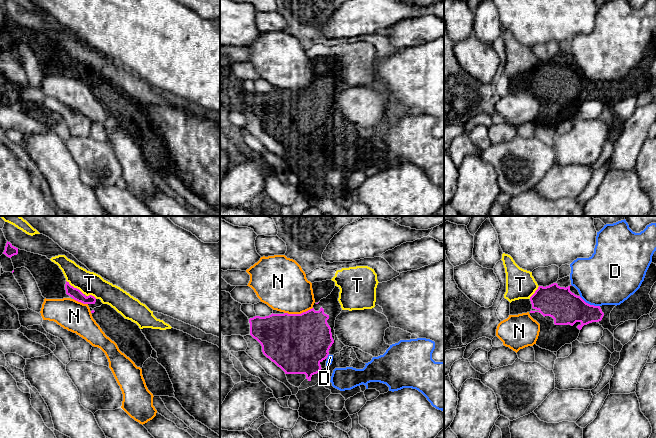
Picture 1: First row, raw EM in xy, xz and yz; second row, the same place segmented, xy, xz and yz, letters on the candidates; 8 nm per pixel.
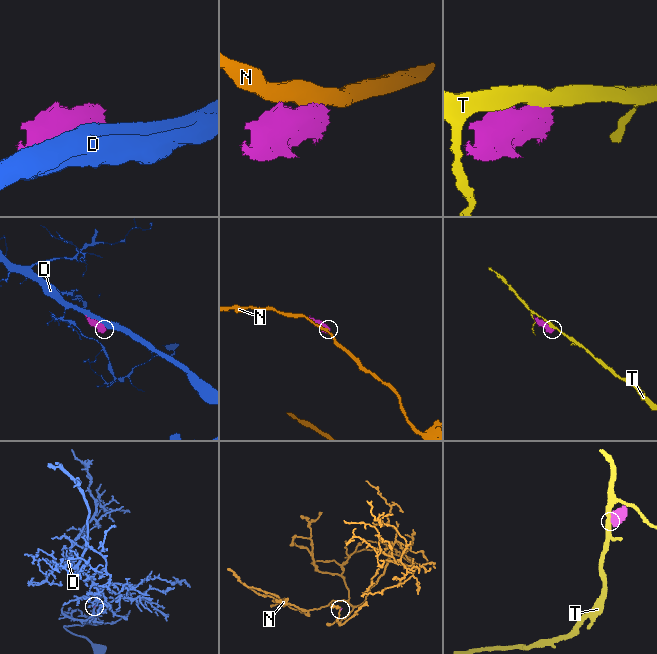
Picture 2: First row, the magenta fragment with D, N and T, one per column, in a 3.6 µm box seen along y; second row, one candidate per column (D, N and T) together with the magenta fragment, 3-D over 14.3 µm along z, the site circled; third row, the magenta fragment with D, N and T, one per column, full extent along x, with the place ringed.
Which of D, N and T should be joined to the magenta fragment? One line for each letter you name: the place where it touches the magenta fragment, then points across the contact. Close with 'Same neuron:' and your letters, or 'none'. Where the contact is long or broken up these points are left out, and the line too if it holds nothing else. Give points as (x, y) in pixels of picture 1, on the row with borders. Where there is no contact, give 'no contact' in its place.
Same neuron: none

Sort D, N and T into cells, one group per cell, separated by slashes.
D / N / T

